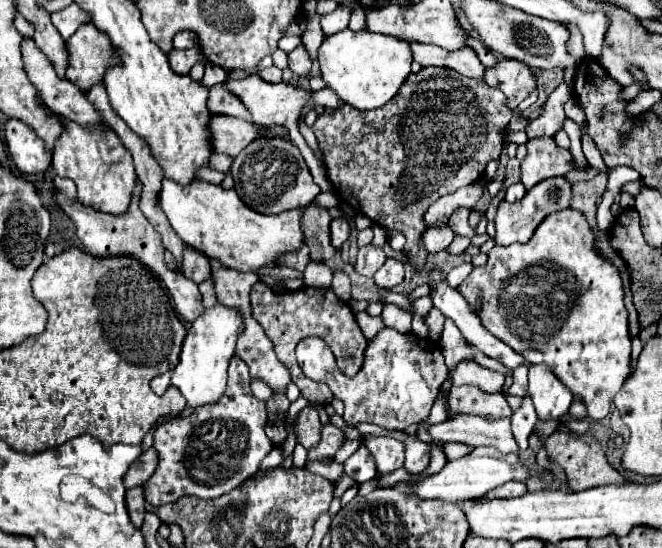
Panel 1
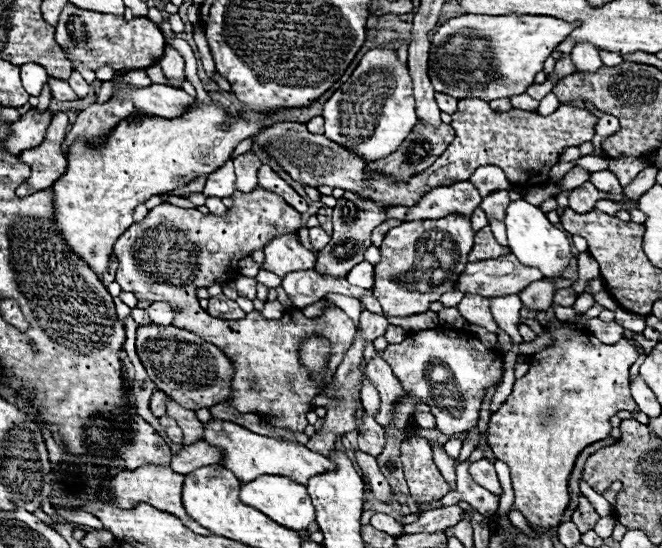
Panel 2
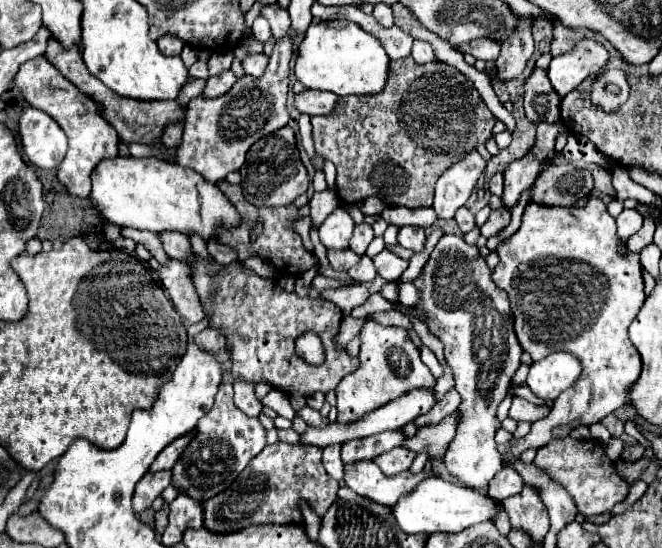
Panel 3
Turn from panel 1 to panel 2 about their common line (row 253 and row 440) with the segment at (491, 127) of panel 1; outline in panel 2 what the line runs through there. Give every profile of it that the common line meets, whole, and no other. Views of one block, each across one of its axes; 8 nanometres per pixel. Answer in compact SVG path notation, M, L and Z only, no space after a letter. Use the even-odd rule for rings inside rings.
M410 436L402 442L402 464L410 496L416 502L440 500L450 492L450 484L436 468L432 448L426 438Z

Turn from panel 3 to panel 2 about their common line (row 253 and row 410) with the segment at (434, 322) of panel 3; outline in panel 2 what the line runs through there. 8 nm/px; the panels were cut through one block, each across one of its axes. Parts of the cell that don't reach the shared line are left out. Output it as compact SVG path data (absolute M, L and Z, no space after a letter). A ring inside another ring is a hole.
M446 326L410 332L404 342L388 344L384 358L406 394L432 408L438 430L444 434L462 434L474 428L486 388L502 376L500 352L486 350L480 340L462 336Z

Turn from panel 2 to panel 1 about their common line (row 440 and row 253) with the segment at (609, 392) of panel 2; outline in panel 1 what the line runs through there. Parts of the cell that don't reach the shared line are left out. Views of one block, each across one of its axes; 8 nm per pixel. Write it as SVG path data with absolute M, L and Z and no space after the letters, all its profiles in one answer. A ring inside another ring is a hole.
M566 208L566 210L560 210L560 212L554 212L550 216L544 218L544 222L536 228L534 236L530 242L526 244L510 244L510 246L494 246L490 250L490 258L488 258L488 264L486 266L480 266L480 268L474 268L468 278L458 286L458 292L472 304L476 306L476 312L482 320L482 326L486 330L490 330L496 338L500 338L502 342L506 342L508 346L512 346L516 352L520 352L530 364L546 364L550 366L550 370L558 376L558 380L572 390L574 396L582 396L582 400L586 402L586 408L588 408L588 416L592 420L602 420L606 418L606 414L610 412L610 404L612 404L612 396L616 394L616 390L622 388L624 380L628 378L628 372L630 372L630 336L628 336L628 312L624 308L624 290L622 290L622 280L620 280L620 274L618 270L608 262L604 260L598 252L596 252L596 246L594 246L594 234L586 222L586 218L578 212L578 210L572 210L572 208Z

